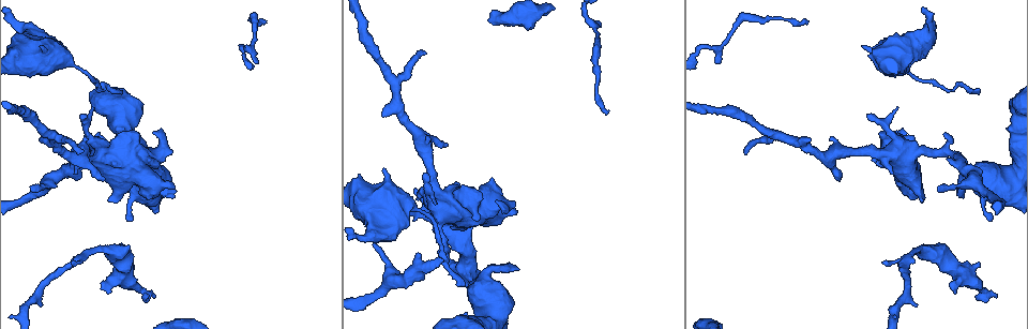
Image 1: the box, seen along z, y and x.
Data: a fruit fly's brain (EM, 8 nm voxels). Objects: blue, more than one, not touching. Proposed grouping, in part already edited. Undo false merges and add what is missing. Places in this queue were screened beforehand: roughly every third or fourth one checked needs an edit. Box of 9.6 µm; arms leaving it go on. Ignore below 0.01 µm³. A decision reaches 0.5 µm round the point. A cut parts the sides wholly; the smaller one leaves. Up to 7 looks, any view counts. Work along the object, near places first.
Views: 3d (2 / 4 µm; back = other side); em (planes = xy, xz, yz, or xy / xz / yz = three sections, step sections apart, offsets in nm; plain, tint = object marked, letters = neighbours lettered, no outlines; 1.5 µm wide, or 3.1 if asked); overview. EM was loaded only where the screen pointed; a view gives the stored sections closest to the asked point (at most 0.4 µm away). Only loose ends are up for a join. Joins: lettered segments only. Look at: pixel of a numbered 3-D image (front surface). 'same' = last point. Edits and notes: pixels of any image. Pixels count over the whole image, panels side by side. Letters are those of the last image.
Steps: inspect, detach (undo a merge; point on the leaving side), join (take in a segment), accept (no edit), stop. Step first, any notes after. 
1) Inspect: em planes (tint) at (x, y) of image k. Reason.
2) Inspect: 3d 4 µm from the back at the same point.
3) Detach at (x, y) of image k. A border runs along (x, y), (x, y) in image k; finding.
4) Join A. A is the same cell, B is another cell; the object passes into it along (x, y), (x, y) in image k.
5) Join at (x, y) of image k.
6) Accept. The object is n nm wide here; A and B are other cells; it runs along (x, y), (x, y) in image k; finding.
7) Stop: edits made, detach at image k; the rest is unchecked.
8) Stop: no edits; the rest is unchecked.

Inspect: em xy step 4 (letters) at (416, 210) of image 1. Thick turns thin.

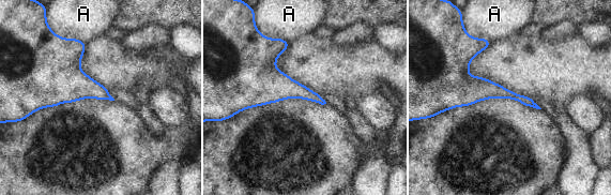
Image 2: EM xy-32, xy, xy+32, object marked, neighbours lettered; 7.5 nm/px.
Accept. A is another cell; it runs along (446, 90), (497, 90), (532, 104) in image 2; continuous, no second neuron.

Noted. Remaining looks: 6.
Inspect: 3d 2 µm at (838, 180) of image 1. Branch stops here.

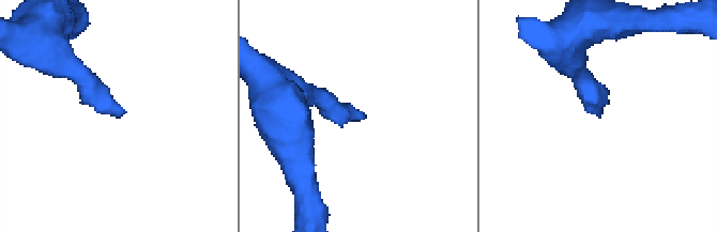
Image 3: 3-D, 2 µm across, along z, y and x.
Inspect: em planes (letters) at (595, 109) of image 3. Need the tissue.

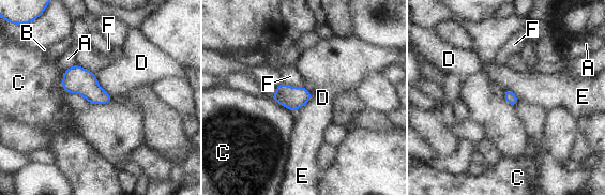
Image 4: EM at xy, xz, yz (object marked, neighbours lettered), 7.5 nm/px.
Accept. A, B, C, D, E and F are other cells; a border runs along (94, 73), (96, 81), (114, 99) in image 4; none of them fits.

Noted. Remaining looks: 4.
Inspect: 3d 2 µm at (383, 117) of image 1. Branch stops here.

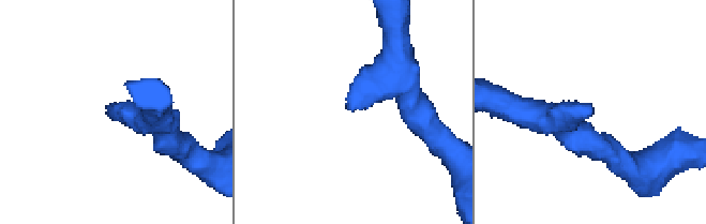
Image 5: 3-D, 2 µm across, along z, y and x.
Inspect: em planes (letters) at (353, 109) of image 5. Need the tissue.

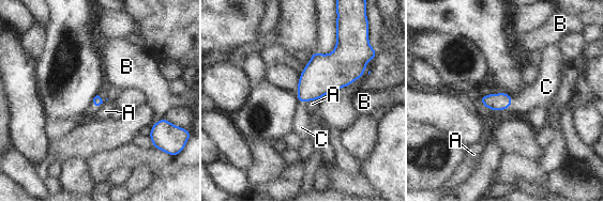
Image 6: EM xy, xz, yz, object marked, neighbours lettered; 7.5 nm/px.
Join C. C is the same cell, A and B are other cells; it goes on there.

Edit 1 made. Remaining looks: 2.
Stop: edits made, join at image 6; the rest is unchecked.

